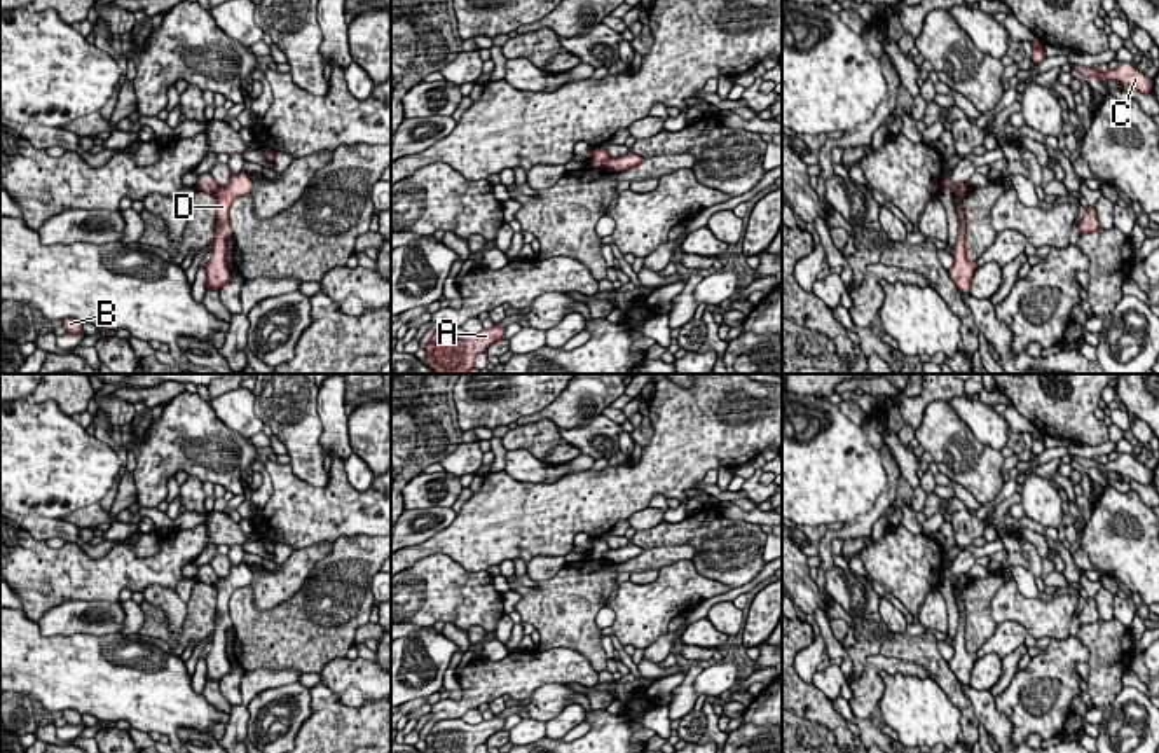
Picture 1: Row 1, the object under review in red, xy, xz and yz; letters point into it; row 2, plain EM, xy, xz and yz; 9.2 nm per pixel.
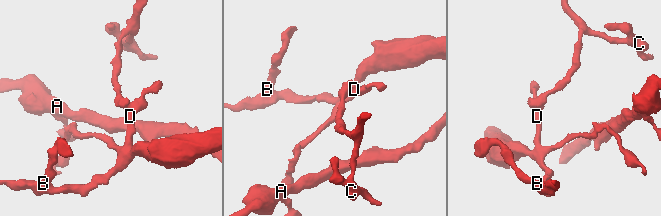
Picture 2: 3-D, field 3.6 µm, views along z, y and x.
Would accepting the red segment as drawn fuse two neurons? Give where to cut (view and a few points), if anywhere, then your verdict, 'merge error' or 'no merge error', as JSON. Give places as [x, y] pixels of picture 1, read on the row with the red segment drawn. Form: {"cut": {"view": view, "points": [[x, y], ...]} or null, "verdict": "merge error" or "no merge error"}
{"cut": {"view": "xz", "points": [[610, 158], [606, 166]]}, "verdict": "merge error"}

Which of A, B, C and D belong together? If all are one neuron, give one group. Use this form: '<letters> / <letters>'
A B D / C

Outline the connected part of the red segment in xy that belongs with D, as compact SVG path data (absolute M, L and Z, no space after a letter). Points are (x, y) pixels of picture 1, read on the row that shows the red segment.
M239 171L230 176L225 187L218 187L216 196L216 234L213 243L213 257L206 264L206 288L220 290L230 280L230 267L227 266L227 248L225 239L232 236L232 227L229 222L229 208L232 201L239 196L250 194L253 182L246 171Z

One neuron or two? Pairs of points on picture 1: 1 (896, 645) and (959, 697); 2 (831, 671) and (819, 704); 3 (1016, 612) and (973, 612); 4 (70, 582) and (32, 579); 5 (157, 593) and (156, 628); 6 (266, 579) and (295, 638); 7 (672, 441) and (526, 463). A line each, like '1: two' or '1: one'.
1: one
2: two
3: two
4: one
5: two
6: two
7: two

